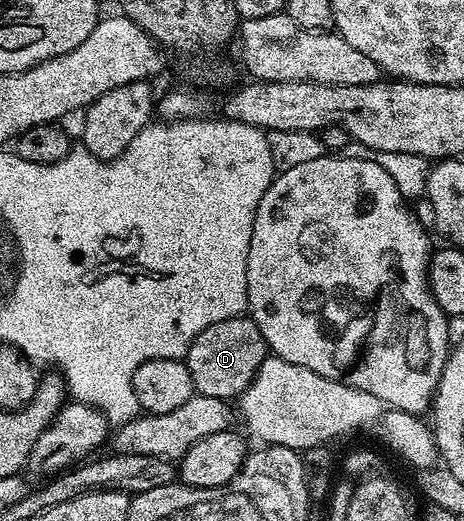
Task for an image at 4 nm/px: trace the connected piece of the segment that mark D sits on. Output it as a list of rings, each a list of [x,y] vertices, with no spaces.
[[[246,315],[215,322],[190,344],[185,357],[195,391],[200,396],[233,400],[249,387],[256,371],[269,354],[267,343],[256,324]]]

